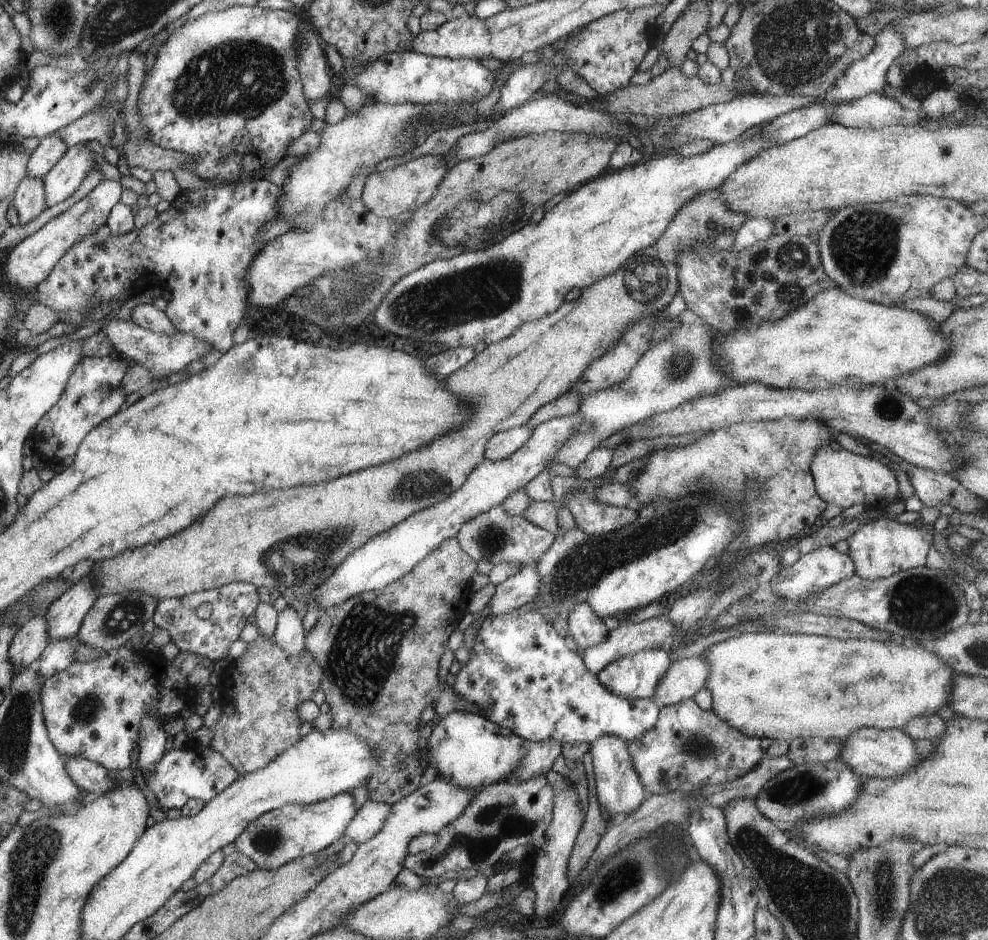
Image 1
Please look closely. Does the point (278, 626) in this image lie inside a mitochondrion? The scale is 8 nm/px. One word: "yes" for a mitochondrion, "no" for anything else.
no

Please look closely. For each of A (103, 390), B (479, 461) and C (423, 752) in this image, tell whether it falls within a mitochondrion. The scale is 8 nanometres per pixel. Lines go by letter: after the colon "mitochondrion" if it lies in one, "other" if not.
A: mitochondrion
B: other
C: other

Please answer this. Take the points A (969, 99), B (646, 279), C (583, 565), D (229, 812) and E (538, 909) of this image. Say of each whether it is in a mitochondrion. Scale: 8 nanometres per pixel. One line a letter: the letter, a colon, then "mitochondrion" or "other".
A: other
B: mitochondrion
C: mitochondrion
D: other
E: other

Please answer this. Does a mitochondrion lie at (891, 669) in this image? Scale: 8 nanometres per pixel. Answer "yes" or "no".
no

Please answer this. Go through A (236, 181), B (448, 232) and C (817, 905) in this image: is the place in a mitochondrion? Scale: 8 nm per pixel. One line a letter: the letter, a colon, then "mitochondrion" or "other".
A: other
B: mitochondrion
C: mitochondrion

